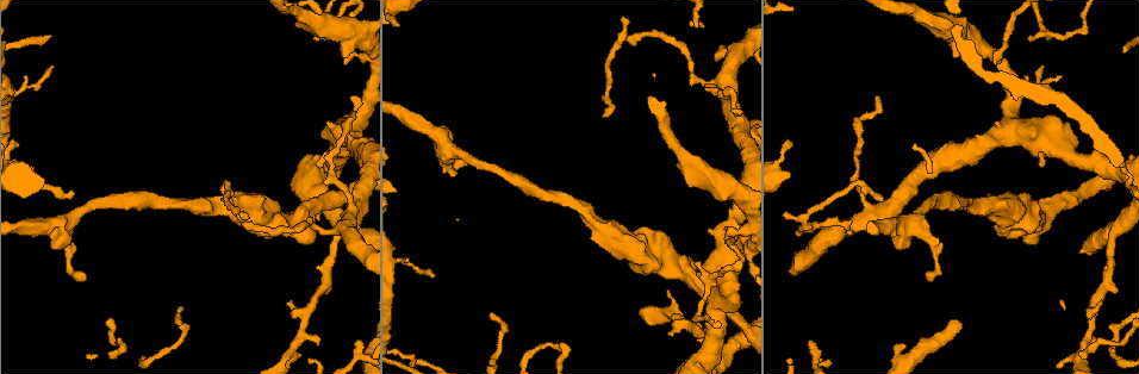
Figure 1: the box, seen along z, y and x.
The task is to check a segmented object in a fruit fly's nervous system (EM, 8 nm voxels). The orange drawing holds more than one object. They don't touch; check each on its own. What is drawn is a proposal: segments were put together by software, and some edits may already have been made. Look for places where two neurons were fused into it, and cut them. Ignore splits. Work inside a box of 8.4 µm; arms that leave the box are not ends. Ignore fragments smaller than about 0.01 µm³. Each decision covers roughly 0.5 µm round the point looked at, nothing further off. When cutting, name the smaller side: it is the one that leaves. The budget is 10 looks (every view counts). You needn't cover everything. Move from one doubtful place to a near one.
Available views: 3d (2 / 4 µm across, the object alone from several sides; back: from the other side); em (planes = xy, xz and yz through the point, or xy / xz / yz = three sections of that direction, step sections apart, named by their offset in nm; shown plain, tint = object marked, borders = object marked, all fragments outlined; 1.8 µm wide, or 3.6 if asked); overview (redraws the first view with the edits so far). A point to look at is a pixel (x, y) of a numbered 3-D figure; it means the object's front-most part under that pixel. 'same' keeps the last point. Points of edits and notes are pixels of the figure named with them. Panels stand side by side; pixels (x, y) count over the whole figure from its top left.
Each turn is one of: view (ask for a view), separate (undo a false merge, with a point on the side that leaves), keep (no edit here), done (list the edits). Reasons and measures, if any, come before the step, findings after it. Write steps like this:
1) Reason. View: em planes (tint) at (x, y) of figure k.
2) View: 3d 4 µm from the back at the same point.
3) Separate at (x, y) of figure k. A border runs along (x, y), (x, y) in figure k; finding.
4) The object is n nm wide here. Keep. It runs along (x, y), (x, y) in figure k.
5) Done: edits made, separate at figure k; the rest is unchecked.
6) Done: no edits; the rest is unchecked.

View: em planes (plain) at (661, 265) of figure 1.

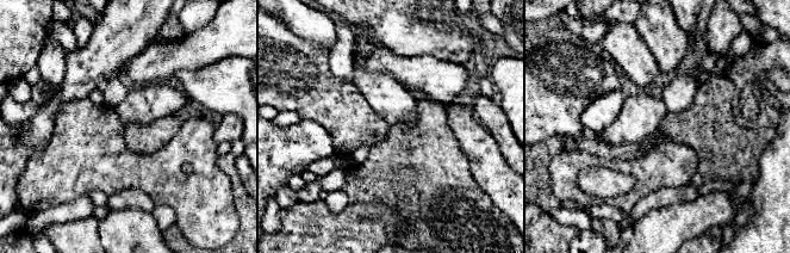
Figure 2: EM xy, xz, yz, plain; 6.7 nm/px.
View: em planes (tint) at the same point.

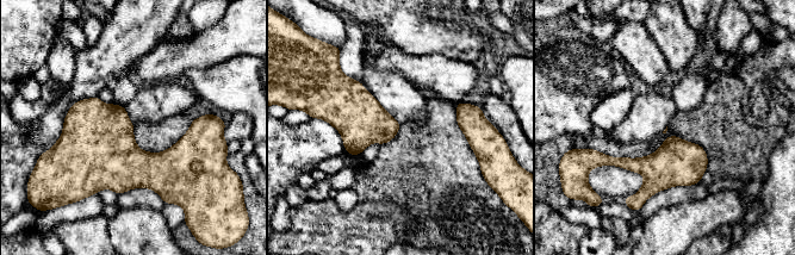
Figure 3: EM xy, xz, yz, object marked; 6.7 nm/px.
The object is 150 nm wide here. Keep. One neuron here.

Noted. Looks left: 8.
Calibre changes. View: 3d 4 µm at (727, 350) of figure 1.

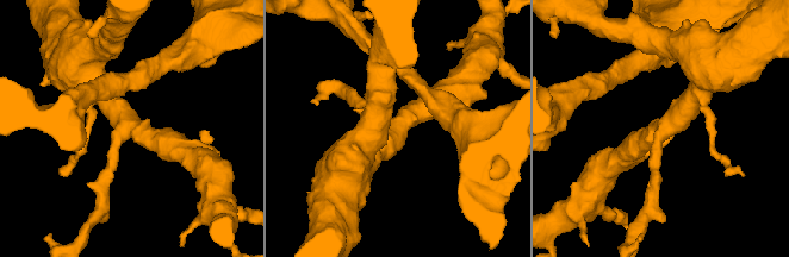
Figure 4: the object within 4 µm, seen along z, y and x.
3 arms meet here; the arms are 190, 360, 420 nm wide; need the tissue. View: em yz step 8 (tint) at (392, 129) of figure 4.

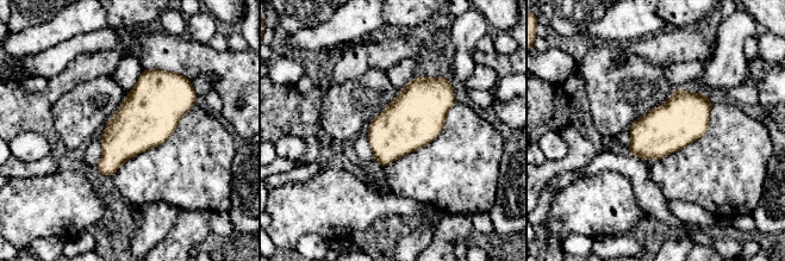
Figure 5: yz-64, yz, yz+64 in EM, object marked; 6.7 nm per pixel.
View: em planes (tint) at the same point.

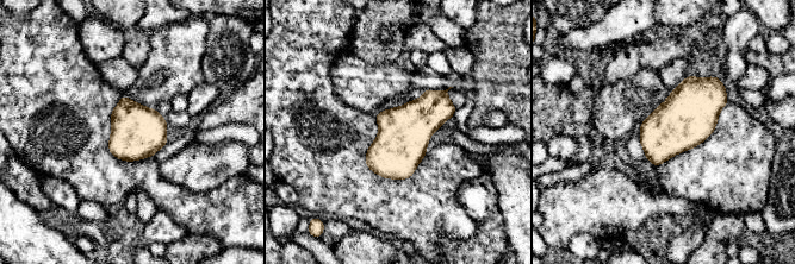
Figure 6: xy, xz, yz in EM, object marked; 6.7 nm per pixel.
Keep. All the same neuron.

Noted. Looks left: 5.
Three-way junction. View: em xz step 4 (tint) at (914, 223) of figure 1.

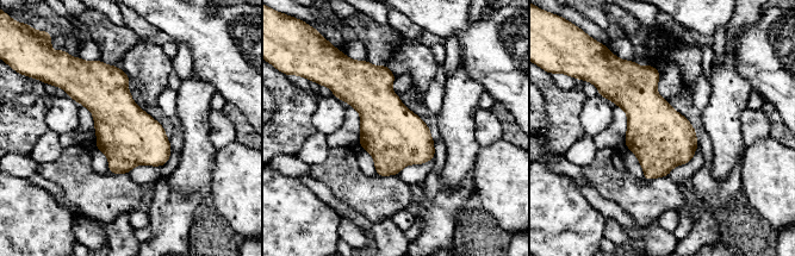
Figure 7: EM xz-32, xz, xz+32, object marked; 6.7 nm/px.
The object is 400 nm wide here. Keep. Continuous, no second neuron.

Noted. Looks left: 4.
Thin neck. View: 3d 2 µm from the back at (815, 353) of figure 1.

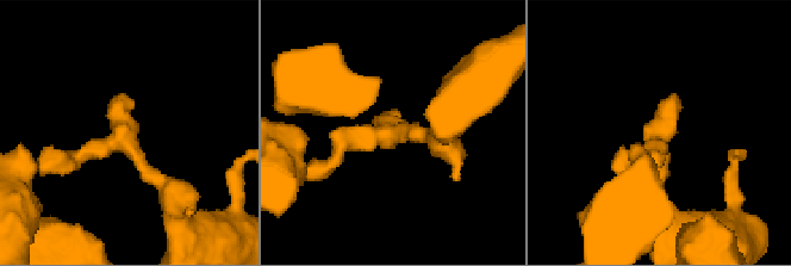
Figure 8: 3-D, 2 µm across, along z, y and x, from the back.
View: em planes (borders) at (390, 131) of figure 8.

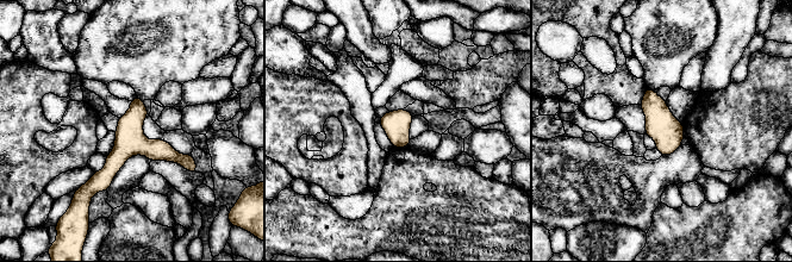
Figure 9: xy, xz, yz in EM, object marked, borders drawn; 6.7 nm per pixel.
Keep. It runs along (192, 166), (129, 149), (89, 186) in figure 9; one neuron here.

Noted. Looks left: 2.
Done: no edits; the rest is unchecked.

